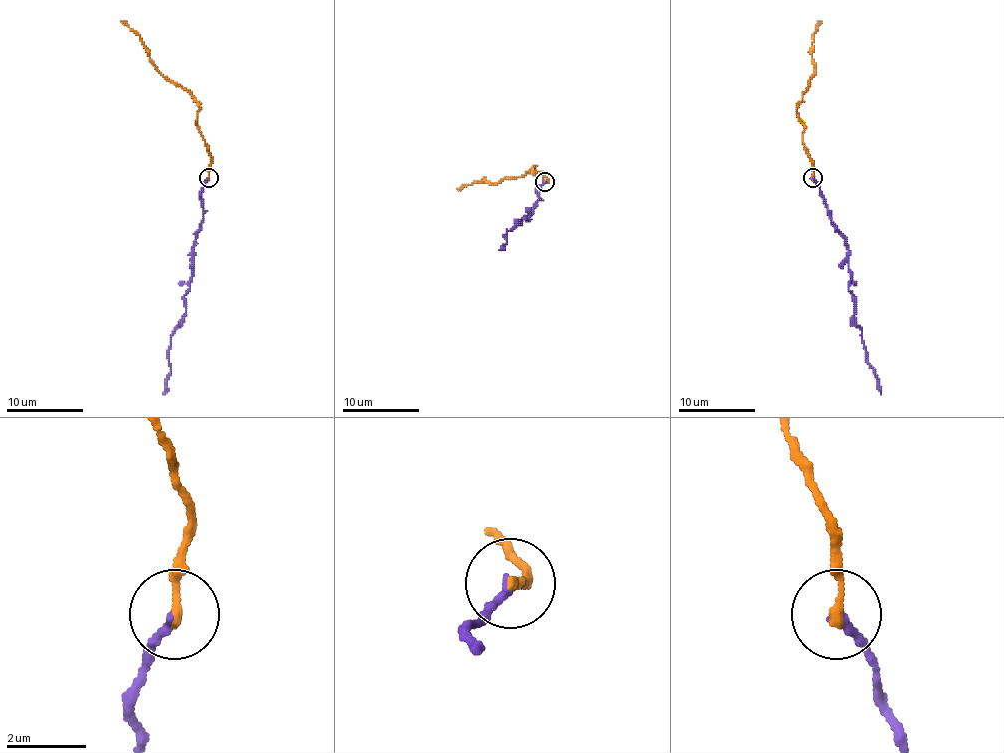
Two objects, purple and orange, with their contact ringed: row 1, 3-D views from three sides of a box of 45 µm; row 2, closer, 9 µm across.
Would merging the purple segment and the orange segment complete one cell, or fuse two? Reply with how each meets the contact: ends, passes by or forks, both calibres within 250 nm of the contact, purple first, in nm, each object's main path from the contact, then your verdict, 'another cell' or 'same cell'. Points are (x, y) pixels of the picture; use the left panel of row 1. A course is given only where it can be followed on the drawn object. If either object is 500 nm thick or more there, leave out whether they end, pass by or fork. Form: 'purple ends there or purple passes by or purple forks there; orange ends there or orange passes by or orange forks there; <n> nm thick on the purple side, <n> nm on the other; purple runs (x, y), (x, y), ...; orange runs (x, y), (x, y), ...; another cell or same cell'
purple ends there; orange ends there; 240 nm thick on the purple side, 240 nm on the other; purple runs (209, 178), (201, 187), (203, 222), (191, 251), (184, 321), (170, 337), (170, 373), (163, 394); orange runs (209, 178), (210, 159), (197, 124), (199, 105), (186, 90), (161, 73), (144, 42), (121, 21); same cell

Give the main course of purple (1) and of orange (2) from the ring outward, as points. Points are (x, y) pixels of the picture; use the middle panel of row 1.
1: (545, 181), (537, 188), (539, 200), (527, 217), (506, 230), (506, 242), (499, 250)
2: (545, 181), (541, 171), (533, 171), (535, 165), (522, 177), (504, 177), (497, 183), (480, 181), (457, 188)

